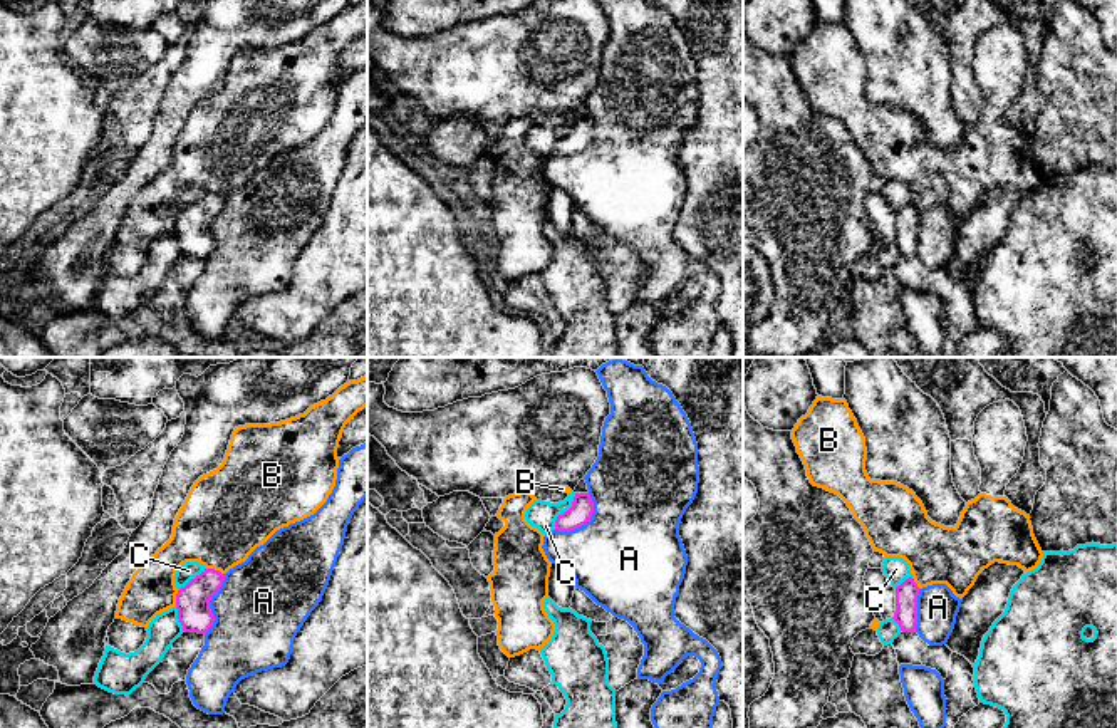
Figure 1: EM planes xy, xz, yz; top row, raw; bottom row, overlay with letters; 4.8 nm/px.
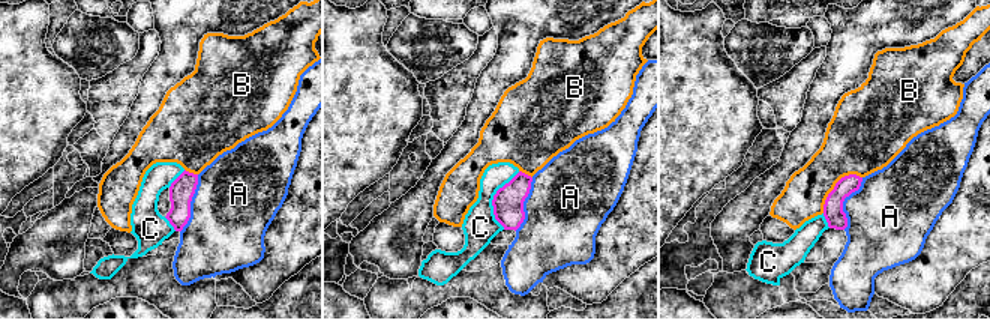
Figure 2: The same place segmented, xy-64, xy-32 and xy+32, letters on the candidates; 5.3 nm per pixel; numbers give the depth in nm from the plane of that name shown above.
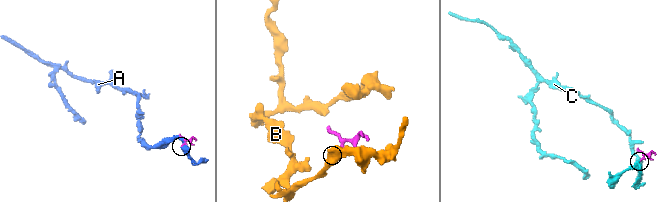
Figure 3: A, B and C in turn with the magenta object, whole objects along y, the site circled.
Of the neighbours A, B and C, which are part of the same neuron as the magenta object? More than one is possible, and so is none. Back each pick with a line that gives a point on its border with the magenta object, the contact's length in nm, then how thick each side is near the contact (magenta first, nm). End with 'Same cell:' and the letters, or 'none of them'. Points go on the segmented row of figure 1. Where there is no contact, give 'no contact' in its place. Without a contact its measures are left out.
Same cell: none of them

